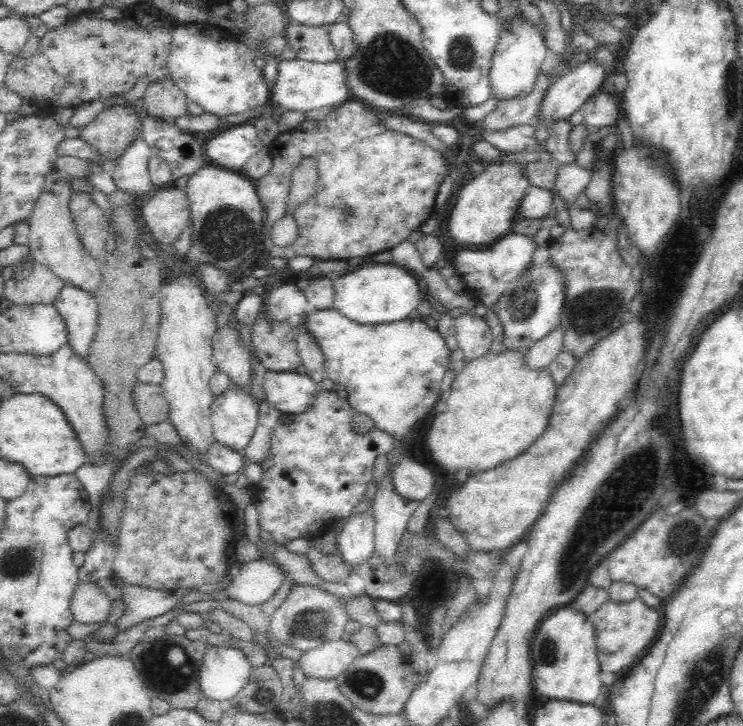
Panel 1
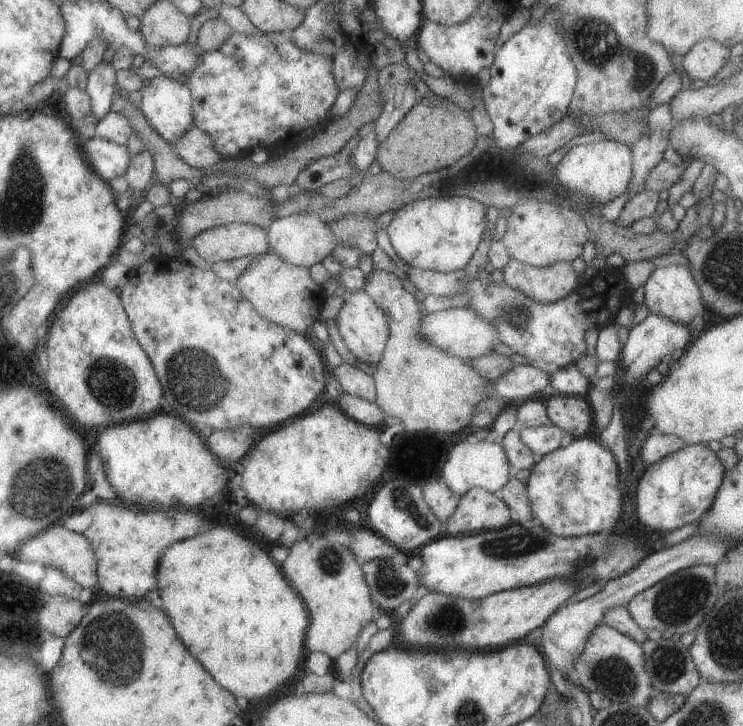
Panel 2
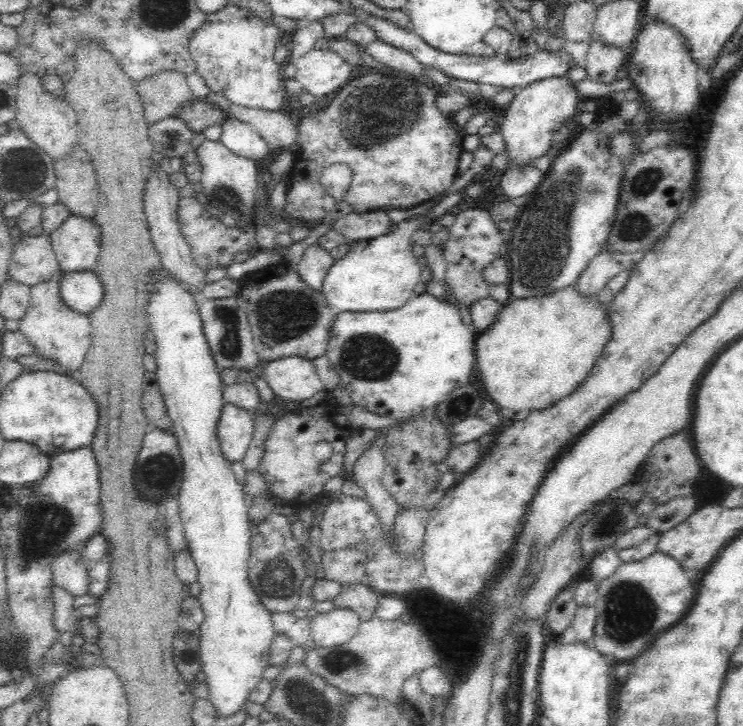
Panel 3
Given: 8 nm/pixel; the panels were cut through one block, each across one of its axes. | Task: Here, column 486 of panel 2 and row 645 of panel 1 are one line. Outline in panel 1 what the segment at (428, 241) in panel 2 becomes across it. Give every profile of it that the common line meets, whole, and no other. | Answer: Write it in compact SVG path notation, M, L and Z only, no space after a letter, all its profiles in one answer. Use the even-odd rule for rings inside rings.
M231 634L224 638L225 644L205 644L199 681L203 695L226 702L244 688L254 666L241 648L229 642Z

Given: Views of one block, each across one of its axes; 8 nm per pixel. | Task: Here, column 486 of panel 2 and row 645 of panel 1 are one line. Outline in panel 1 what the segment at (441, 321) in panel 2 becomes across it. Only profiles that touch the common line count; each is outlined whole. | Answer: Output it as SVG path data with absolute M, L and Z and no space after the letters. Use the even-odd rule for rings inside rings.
M343 637L329 640L302 653L300 668L306 675L322 678L334 678L359 655L357 646Z

